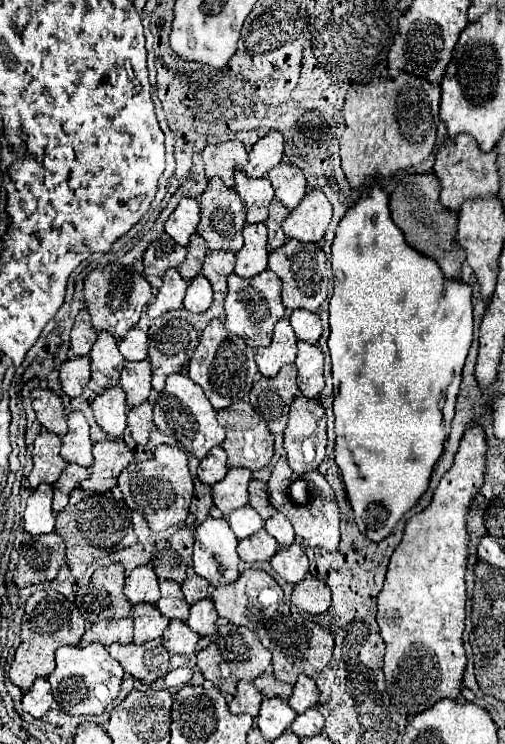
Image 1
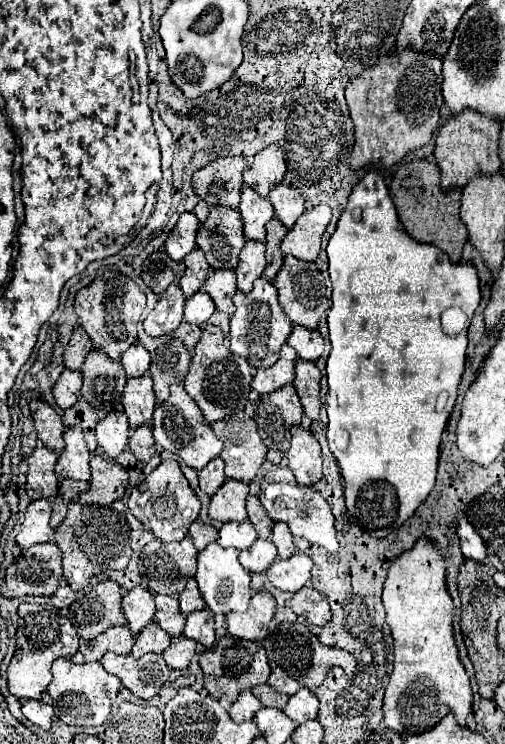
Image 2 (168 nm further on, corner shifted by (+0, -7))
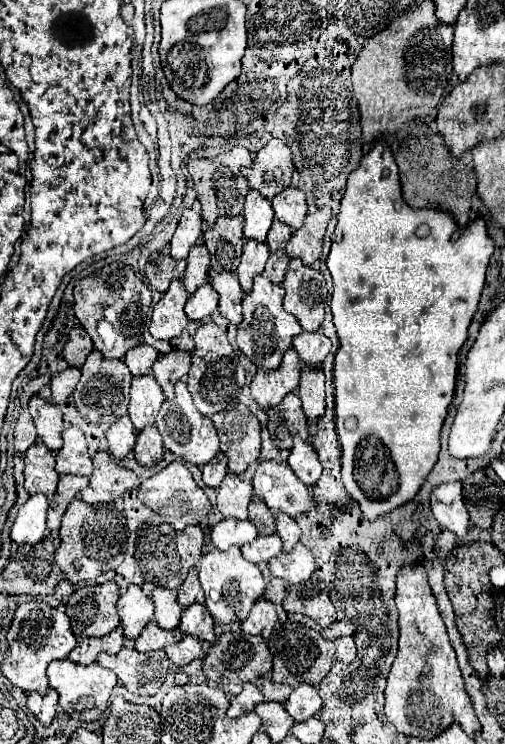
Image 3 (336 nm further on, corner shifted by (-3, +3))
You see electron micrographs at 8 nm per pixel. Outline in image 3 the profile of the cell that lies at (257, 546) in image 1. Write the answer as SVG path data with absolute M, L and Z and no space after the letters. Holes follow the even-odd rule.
M277 534L271 536L257 536L251 544L245 544L241 548L241 554L245 560L253 564L265 564L271 558L275 558L281 552L281 538Z

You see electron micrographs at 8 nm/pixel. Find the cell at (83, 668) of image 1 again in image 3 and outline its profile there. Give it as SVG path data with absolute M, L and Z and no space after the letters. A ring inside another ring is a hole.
M55 660L47 666L47 676L49 686L59 692L59 706L65 710L65 714L83 722L95 722L105 714L109 696L117 684L117 676L107 668L101 668L97 662L89 666L77 666L71 660Z

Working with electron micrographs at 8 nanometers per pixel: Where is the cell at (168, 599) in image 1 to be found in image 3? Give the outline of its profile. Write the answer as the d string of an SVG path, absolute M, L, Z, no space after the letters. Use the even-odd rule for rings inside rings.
M156 587L151 592L151 599L155 604L155 620L165 630L179 628L179 618L183 608L177 602L177 592L163 587Z

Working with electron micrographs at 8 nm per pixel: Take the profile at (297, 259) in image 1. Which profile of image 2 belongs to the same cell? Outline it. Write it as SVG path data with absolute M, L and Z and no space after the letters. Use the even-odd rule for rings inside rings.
M290 254L284 256L284 264L278 270L278 276L274 278L274 286L278 288L280 304L292 324L300 324L310 330L318 328L322 314L328 310L328 298L326 298L326 284L324 284L322 270L314 262L298 260Z

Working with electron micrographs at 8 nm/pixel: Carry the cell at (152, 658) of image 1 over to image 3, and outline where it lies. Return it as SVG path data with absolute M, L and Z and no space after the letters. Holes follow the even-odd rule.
M121 648L115 656L99 654L97 664L113 670L129 692L147 698L159 692L171 660L163 650L137 652L137 648Z

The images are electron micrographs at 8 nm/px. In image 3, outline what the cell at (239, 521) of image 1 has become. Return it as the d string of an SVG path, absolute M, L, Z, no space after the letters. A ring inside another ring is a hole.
M225 518L211 528L211 544L217 550L229 550L231 546L243 546L257 538L257 528L249 520Z

